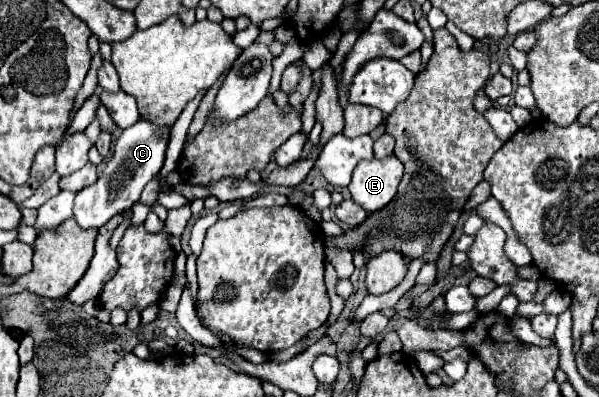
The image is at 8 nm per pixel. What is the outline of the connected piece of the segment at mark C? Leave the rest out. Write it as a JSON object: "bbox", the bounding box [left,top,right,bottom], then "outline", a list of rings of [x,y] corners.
{"bbox":[74,118,172,228],"outline":[[[140,118],[134,126],[126,128],[120,134],[120,138],[116,140],[116,146],[114,146],[114,154],[112,154],[112,158],[106,160],[106,166],[104,166],[102,174],[98,176],[96,184],[76,192],[74,218],[80,228],[100,228],[110,218],[128,212],[140,200],[144,186],[150,180],[154,180],[154,176],[160,172],[164,158],[166,158],[166,148],[168,148],[172,126],[166,126],[160,132],[158,132],[158,128],[162,128],[162,126],[156,126],[156,122],[152,122],[152,120]]]}

